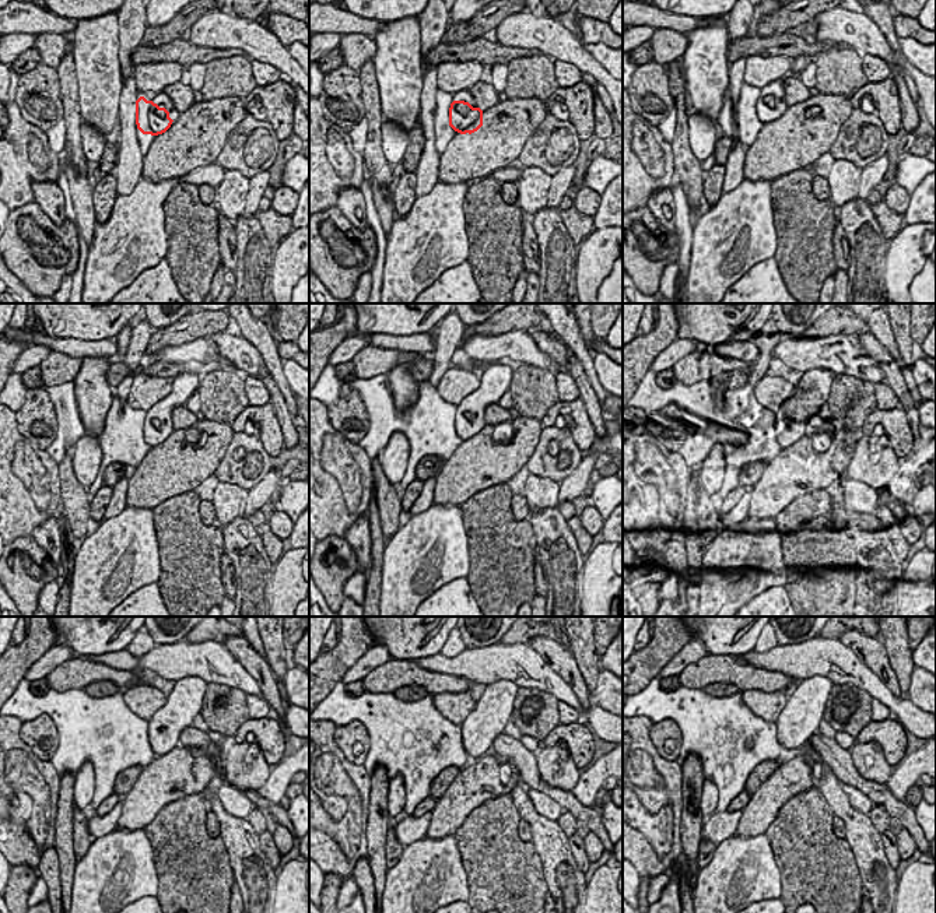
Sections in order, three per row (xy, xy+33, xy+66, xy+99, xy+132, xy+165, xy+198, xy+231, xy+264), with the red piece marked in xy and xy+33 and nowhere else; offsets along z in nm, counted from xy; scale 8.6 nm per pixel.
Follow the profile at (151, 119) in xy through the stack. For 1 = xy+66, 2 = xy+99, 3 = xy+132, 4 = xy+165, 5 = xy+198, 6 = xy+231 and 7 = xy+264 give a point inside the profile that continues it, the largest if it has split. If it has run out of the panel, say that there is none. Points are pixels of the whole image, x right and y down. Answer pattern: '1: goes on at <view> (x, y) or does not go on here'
1: goes on at xy+66 (780, 119)
2: goes on at xy+99 (153, 435)
3: goes on at xy+132 (466, 432)
4: goes on at xy+165 (791, 435)
5: goes on at xy+198 (183, 705)
6: goes on at xy+231 (495, 706)
7: goes on at xy+264 (802, 719)

